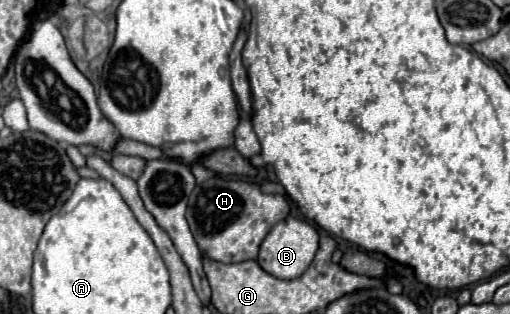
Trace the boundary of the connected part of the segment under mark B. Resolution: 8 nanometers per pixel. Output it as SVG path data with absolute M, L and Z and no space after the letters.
M286 216L284 220L280 220L264 238L264 242L260 244L260 252L256 262L272 276L282 278L282 280L292 280L298 278L312 262L314 254L318 248L318 232L312 224L298 220L294 216Z

